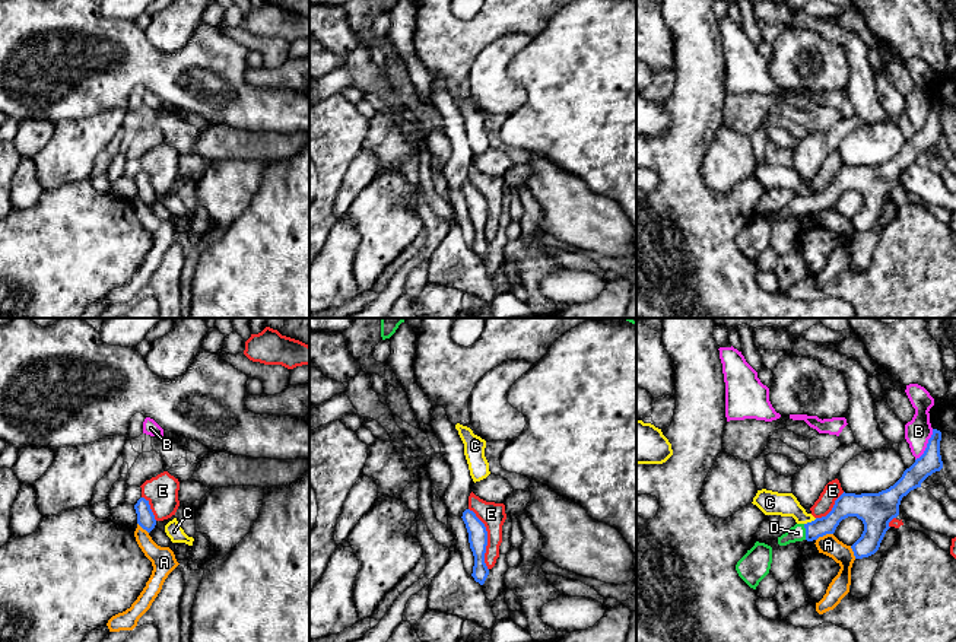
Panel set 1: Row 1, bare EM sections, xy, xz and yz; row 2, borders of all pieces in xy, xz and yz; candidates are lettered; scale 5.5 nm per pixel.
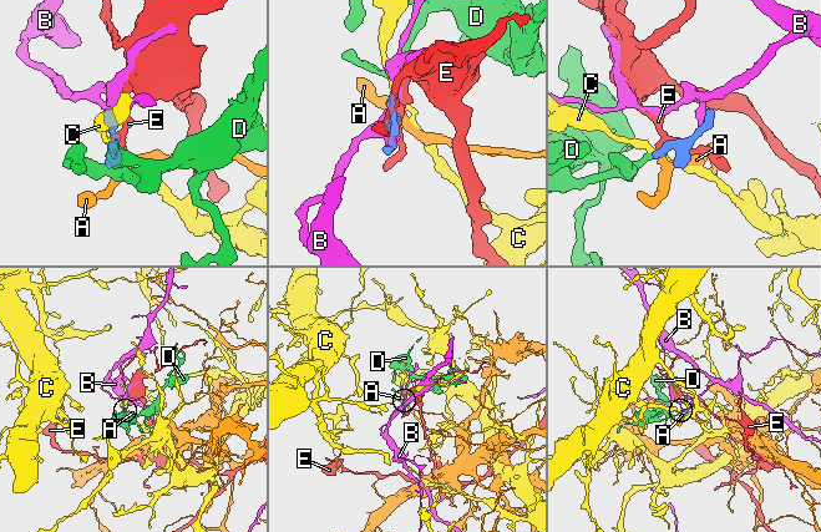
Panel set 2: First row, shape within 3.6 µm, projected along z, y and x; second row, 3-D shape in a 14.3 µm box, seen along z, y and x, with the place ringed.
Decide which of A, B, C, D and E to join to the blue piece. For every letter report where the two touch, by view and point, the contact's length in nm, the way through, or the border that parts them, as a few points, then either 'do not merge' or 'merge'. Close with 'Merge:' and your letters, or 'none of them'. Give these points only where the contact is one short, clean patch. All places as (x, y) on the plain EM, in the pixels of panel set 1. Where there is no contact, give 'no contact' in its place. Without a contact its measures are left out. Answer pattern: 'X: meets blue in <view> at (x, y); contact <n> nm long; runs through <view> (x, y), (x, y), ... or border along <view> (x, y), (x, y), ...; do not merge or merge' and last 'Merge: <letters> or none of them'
A: meets blue in yz at (823, 207); contact 100 nm long; border along yz (832, 206), (826, 206), (816, 213); do not merge
B: meets blue in yz at (927, 118); contact 200 nm long; border along yz (933, 102), (926, 123), (915, 133); do not merge
C: meets blue in yz at (812, 194); contact 80 nm long; border along yz (816, 191), (804, 197); do not merge
D: meets blue in yz at (806, 205); contact 90 nm long; runs through yz (844, 180), (825, 199), (806, 205), (797, 206); merge
E: meets blue in xz at (486, 212); contact 360 nm long; border along xz (469, 181), (486, 205), (485, 238), (488, 242); do not merge
Merge: D

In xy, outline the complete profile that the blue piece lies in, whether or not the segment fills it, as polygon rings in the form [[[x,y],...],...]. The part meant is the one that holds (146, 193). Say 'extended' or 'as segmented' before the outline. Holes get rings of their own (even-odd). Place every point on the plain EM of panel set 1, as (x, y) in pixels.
as segmented | [[[140,171],[137,174],[137,177],[134,178],[134,182],[136,182],[136,187],[137,187],[137,197],[143,203],[150,206],[156,198],[156,193],[155,193],[152,182],[150,182],[149,174],[146,174],[144,171]]]

